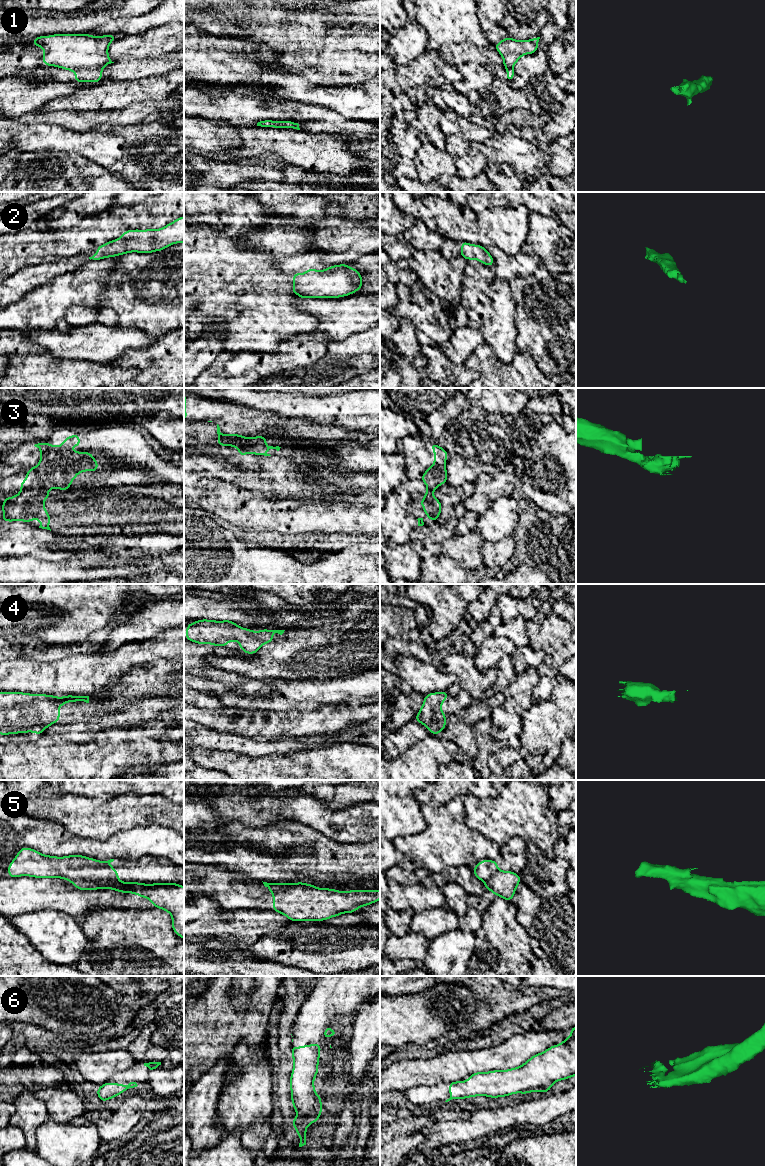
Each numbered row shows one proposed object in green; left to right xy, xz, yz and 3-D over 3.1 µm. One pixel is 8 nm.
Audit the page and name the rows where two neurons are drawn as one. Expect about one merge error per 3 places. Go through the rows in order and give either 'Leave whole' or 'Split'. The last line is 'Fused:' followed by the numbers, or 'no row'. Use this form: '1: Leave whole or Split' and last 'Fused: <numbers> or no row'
1: Split
2: Leave whole
3: Split
4: Leave whole
5: Split
6: Leave whole
Fused: 1, 3, 5

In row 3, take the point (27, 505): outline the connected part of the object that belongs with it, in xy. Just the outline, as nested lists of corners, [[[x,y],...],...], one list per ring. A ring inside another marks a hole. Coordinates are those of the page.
[[[32,488],[21,490],[16,496],[3,499],[1,521],[31,522],[33,519],[41,521],[39,528],[50,530],[51,516],[48,514],[43,503],[49,498],[46,488]]]

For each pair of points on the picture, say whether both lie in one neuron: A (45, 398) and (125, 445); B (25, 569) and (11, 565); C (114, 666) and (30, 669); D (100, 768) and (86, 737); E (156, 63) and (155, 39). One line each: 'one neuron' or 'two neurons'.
A: two neurons
B: one neuron
C: one neuron
D: two neurons
E: two neurons

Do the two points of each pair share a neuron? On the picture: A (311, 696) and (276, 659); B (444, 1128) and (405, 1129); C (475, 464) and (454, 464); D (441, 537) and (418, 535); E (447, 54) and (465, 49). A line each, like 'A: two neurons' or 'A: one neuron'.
A: two neurons
B: two neurons
C: one neuron
D: one neuron
E: one neuron

